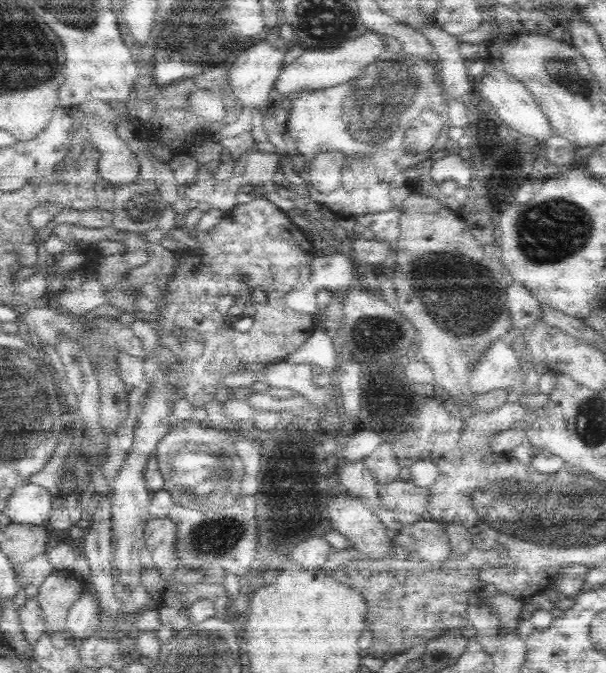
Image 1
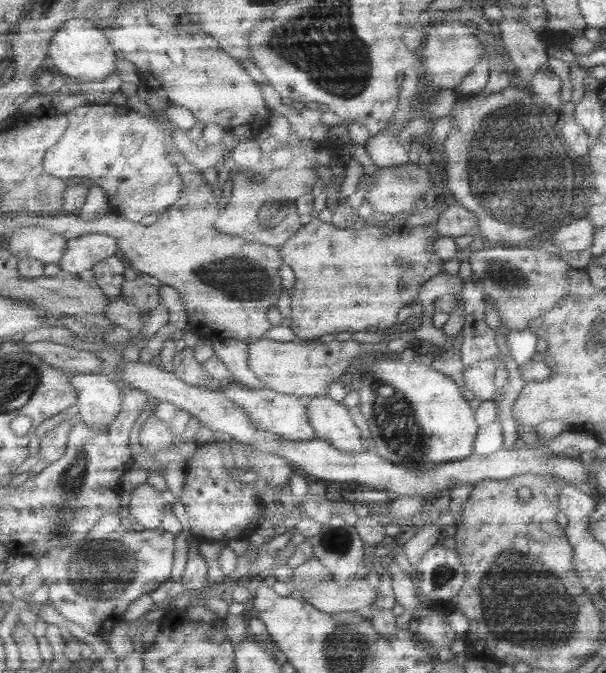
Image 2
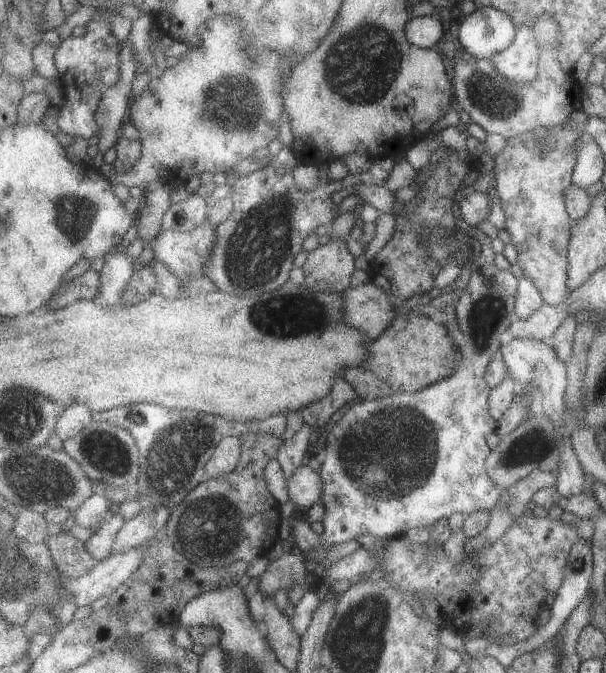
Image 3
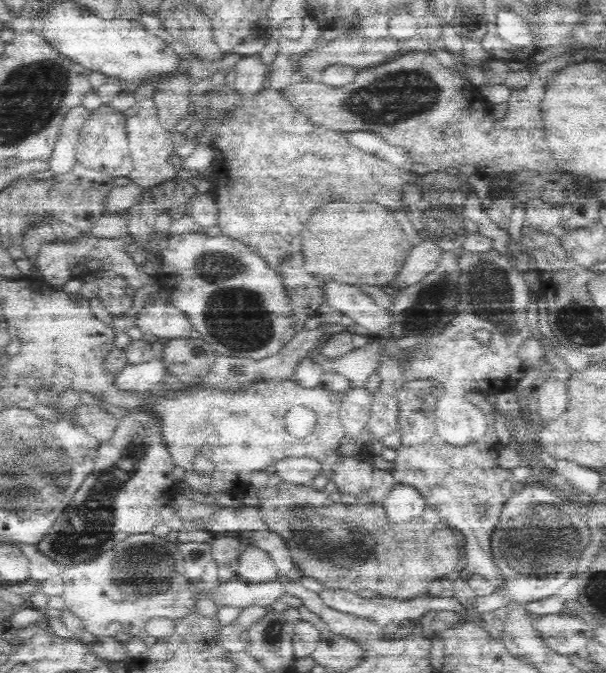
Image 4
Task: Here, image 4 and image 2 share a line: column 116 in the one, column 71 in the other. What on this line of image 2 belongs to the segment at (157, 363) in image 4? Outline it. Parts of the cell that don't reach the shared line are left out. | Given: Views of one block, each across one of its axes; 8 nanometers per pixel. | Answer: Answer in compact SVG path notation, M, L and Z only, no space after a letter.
M69 374L71 384L79 392L77 418L95 430L109 428L125 410L123 388L105 374Z

